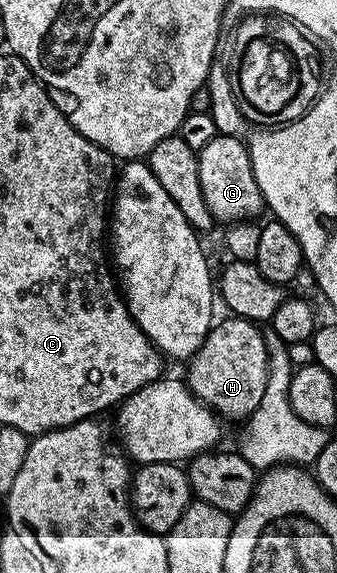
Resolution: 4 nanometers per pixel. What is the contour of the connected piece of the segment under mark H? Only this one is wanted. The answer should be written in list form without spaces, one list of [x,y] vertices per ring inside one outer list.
[[[232,315],[226,319],[211,328],[202,346],[190,358],[185,383],[202,404],[224,421],[243,422],[261,406],[261,398],[265,398],[267,342],[264,333],[259,333],[260,325],[256,321]]]

